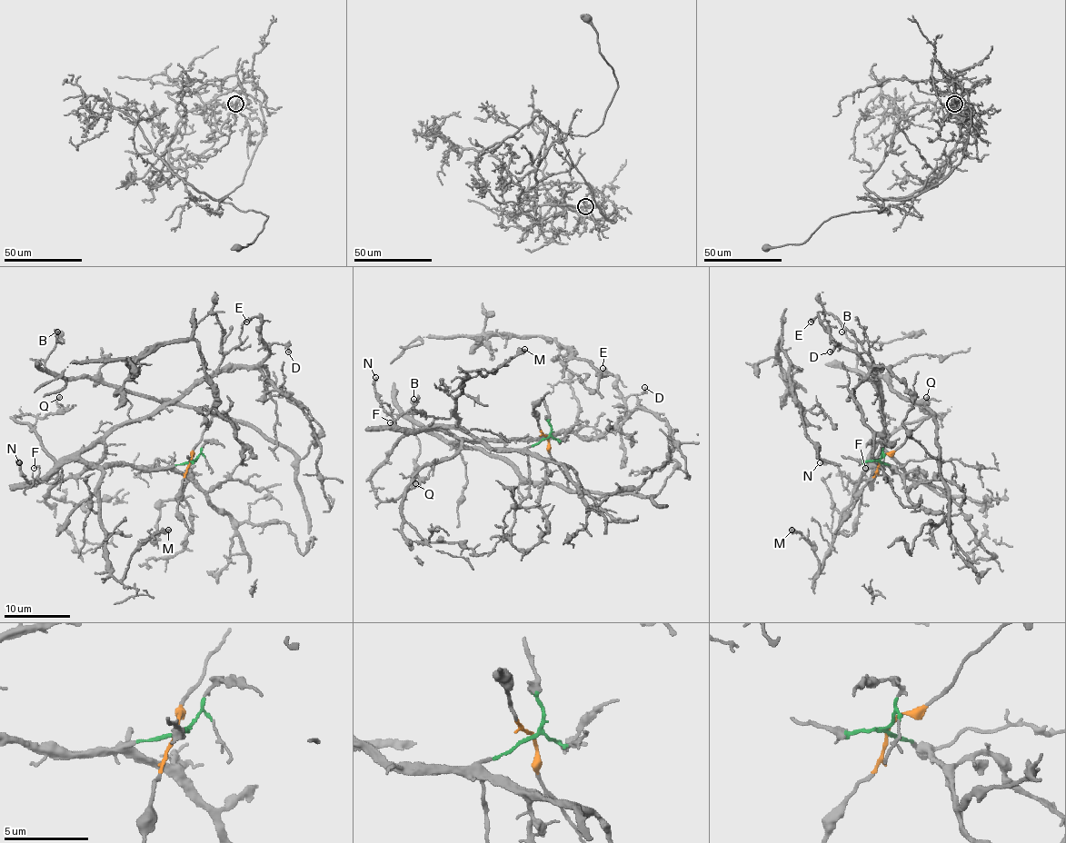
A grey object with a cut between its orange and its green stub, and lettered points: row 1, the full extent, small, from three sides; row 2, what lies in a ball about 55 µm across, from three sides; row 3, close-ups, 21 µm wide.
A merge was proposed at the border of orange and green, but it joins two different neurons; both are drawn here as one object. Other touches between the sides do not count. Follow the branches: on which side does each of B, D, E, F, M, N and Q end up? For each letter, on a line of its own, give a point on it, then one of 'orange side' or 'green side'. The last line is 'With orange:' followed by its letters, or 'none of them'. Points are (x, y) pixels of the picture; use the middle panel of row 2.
B: (413, 399) | orange side
D: (644, 387) | green side
E: (602, 368) | green side
F: (390, 422) | green side
M: (524, 349) | green side
N: (375, 377) | green side
Q: (415, 483) | green side
With orange: B

